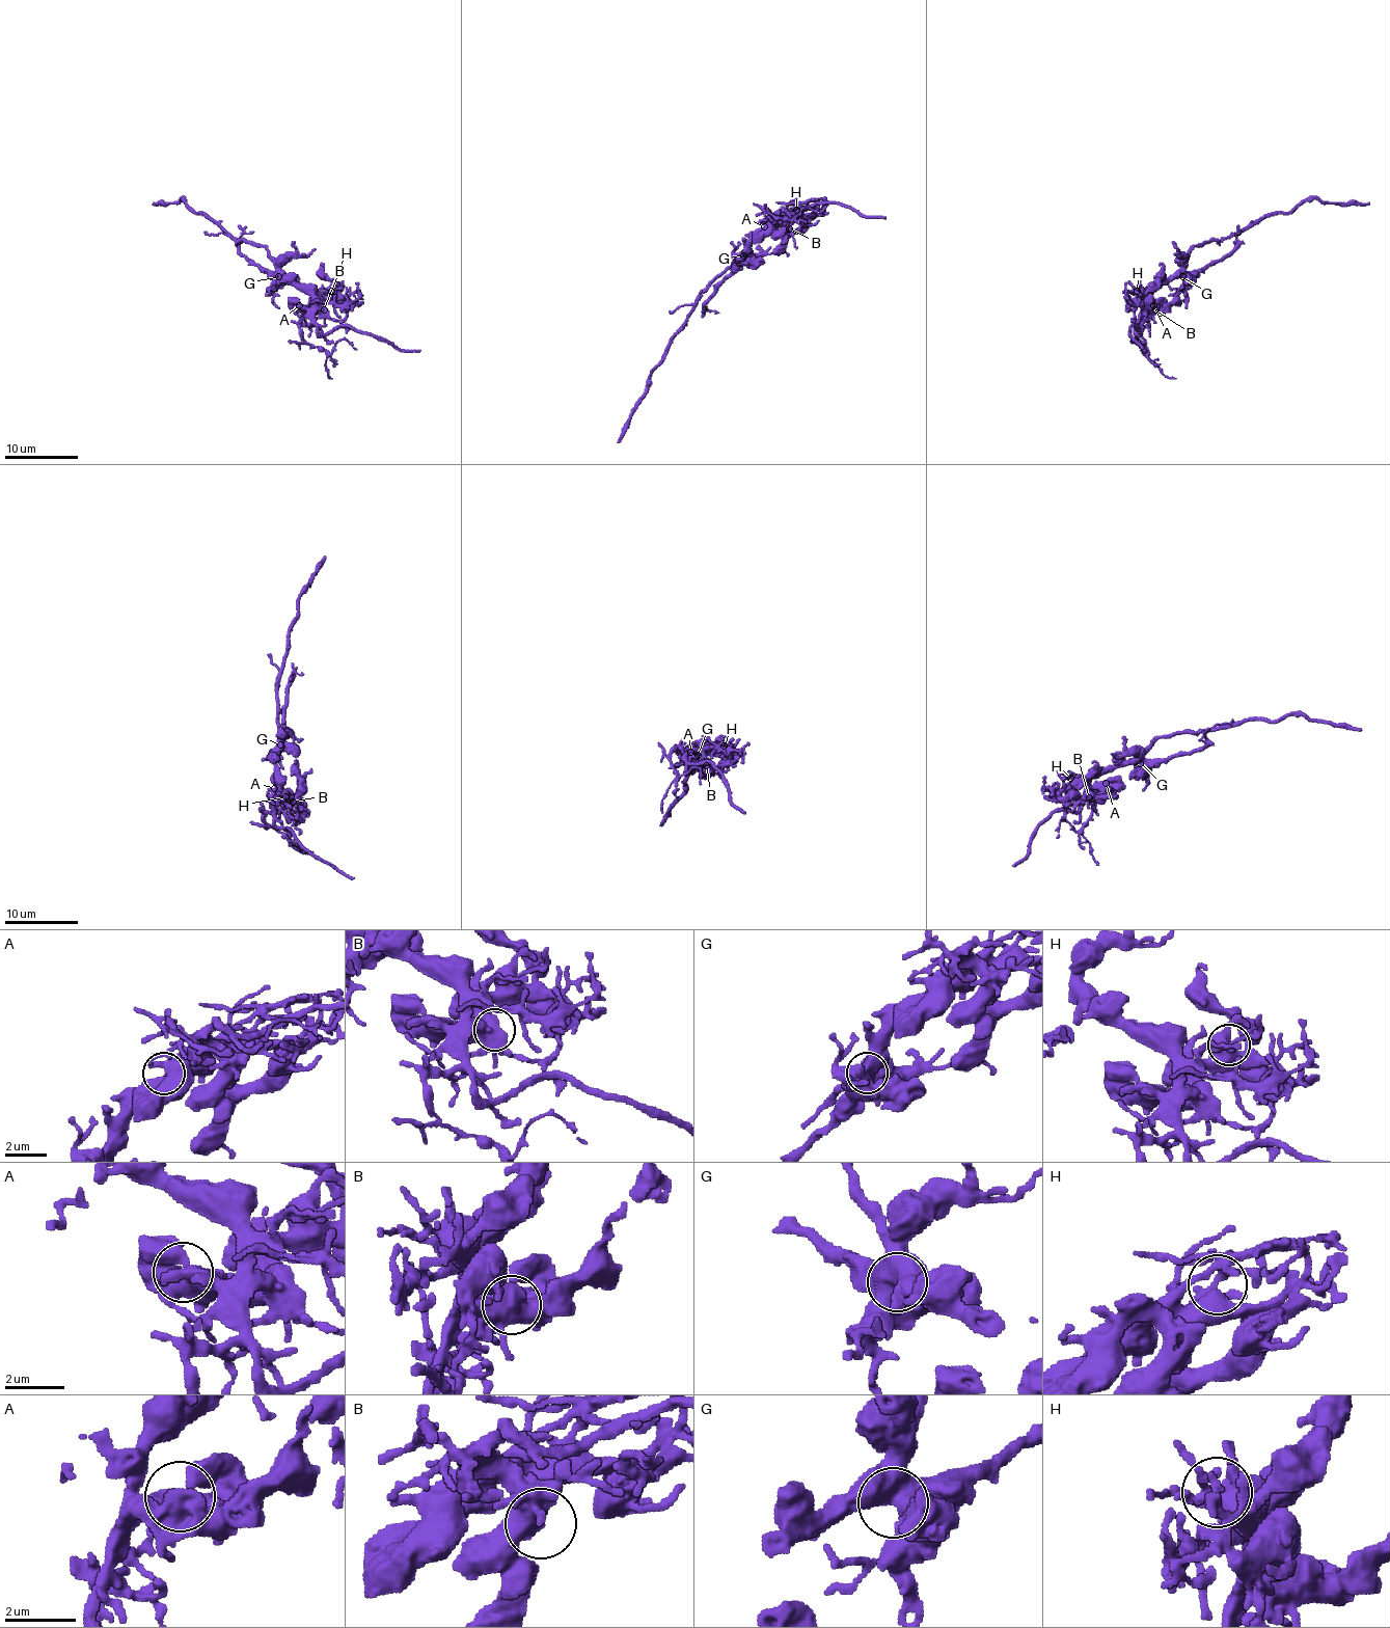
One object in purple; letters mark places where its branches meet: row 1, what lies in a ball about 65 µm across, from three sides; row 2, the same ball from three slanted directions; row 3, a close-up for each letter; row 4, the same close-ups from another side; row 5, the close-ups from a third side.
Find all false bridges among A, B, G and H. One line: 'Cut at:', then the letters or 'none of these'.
Cut at: none of these

